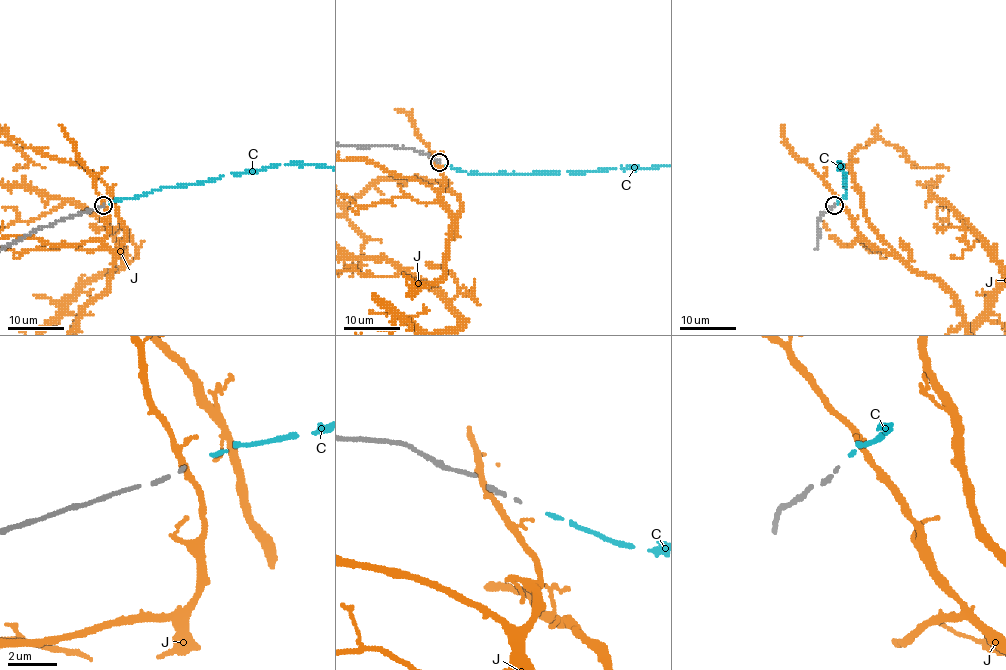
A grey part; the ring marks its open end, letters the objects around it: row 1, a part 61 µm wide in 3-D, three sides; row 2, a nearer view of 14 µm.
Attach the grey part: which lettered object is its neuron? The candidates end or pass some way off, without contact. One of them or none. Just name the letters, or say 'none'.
C

